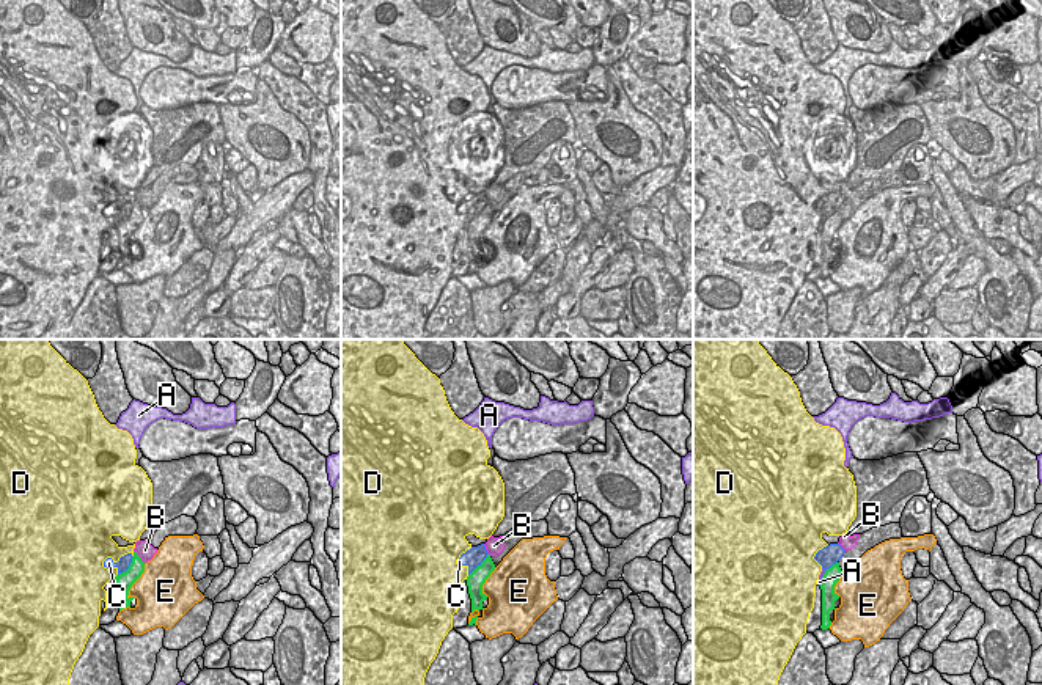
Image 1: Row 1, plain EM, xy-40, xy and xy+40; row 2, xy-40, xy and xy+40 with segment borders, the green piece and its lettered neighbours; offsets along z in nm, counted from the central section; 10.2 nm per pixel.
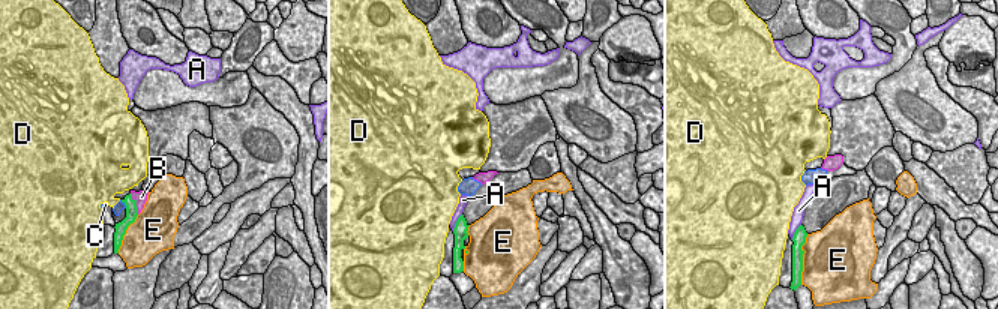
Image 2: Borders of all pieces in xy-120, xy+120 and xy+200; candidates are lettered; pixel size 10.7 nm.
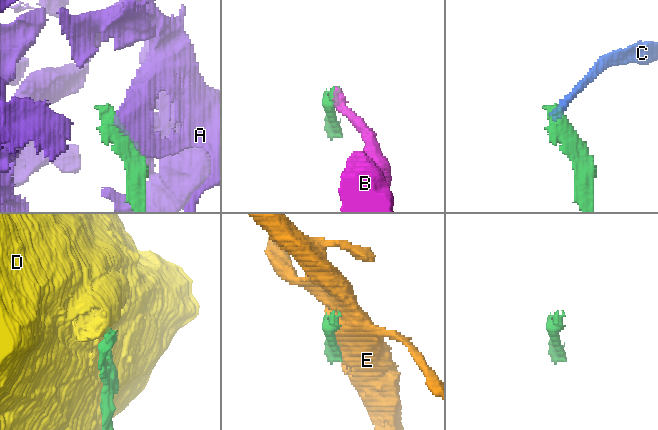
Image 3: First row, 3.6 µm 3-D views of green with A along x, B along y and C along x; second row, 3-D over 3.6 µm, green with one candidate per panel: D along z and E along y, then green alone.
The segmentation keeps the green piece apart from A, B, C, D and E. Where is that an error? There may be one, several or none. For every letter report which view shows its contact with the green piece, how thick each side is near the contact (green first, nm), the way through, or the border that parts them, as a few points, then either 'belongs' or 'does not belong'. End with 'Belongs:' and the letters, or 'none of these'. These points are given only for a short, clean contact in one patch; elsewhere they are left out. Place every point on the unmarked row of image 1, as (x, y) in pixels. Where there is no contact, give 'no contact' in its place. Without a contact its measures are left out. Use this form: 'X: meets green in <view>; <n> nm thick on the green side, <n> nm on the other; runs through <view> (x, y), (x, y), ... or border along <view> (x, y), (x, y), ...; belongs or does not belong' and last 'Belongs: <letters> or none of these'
A: meets green in xy+40; 170 nm thick on the green side, 60 nm on the other; does not belong
B: meets green in xy-40; 160 nm thick on the green side, 180 nm on the other; border along xy-40 (134, 198), (145, 211); does not belong
C: meets green in xy; 180 nm thick on the green side, 190 nm on the other; border along xy (487, 201), (469, 223); does not belong
D: meets green in xy-40; 170 nm thick on the green side, 320 nm on the other; does not belong
E: meets green in xy-40; 170 nm thick on the green side, 460 nm on the other; does not belong
Belongs: none of these

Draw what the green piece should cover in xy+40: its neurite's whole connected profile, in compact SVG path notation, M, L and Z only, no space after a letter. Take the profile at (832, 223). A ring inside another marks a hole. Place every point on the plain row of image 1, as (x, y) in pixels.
M839 211L833 212L830 217L825 218L822 225L822 278L830 277L830 259L836 258L835 250L839 247L839 244L835 240L835 234L842 225L842 218L839 215Z

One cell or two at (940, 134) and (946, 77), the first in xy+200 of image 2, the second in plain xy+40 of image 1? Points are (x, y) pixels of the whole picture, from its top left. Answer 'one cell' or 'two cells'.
two cells

